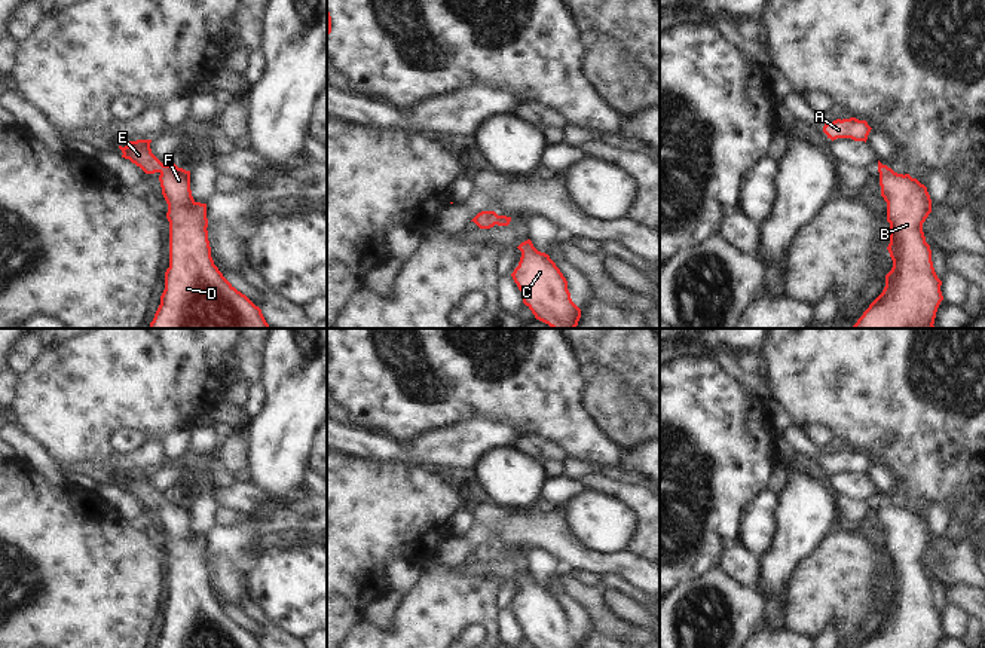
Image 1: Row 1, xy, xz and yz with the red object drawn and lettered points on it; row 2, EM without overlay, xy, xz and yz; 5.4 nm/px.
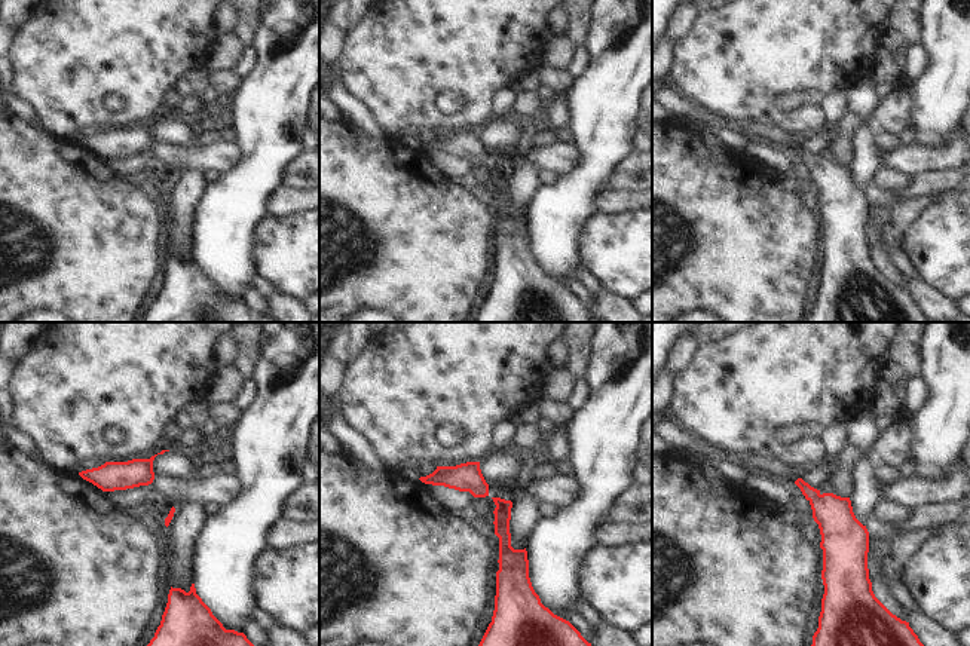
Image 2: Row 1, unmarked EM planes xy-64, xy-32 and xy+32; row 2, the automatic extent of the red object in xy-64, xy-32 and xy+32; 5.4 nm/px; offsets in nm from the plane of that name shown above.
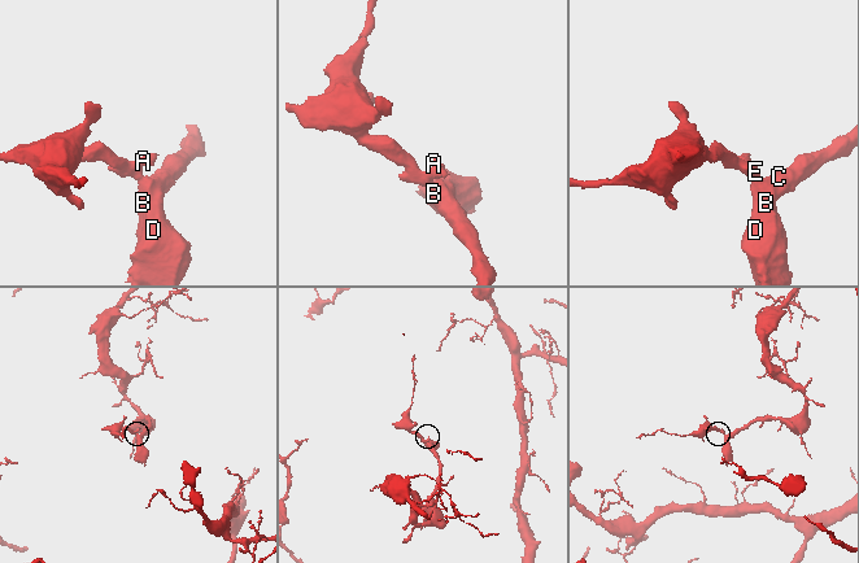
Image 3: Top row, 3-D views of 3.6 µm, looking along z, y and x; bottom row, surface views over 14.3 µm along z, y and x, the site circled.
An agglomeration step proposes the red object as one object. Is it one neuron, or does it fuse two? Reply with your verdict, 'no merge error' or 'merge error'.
no merge error

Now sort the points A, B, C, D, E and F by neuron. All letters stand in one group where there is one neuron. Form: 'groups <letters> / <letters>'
groups A B C D E F

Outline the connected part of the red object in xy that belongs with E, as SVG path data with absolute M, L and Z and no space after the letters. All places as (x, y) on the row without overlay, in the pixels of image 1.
M137 473L119 482L122 490L146 507L160 507L162 528L168 537L169 600L155 648L263 648L214 597L207 537L193 532L190 504L172 495L163 498L152 486L150 476L152 473Z

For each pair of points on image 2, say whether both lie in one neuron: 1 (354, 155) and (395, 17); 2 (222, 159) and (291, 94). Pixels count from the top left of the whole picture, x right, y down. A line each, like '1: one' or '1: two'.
1: two
2: two

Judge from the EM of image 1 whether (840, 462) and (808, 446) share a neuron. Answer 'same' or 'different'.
same

